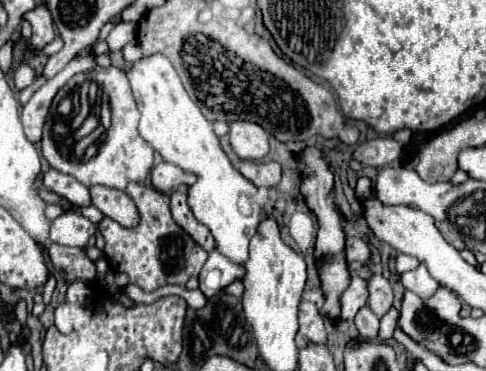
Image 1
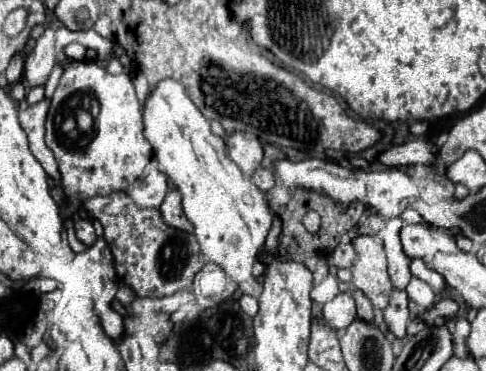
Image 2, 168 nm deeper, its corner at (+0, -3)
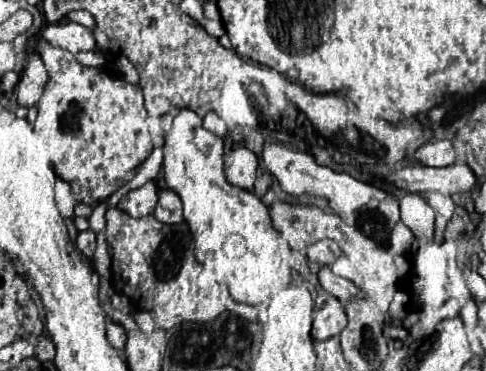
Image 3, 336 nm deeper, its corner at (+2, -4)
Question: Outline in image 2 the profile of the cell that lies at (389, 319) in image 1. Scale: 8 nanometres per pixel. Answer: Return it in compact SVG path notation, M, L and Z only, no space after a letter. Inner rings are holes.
M393 229L393 233L385 233L383 241L385 241L387 261L389 261L391 283L395 285L395 289L403 289L403 287L407 287L407 283L411 279L411 271L409 271L411 259L403 253L403 247L401 247L401 241L399 241L399 233L395 229Z

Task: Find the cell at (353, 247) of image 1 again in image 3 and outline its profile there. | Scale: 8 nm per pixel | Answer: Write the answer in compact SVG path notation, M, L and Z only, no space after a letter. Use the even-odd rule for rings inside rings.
M319 240L307 246L307 258L321 266L331 266L341 254L341 248L333 240Z

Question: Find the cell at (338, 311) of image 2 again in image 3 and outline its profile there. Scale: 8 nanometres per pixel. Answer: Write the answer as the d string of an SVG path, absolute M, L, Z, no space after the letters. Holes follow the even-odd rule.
M335 298L327 300L313 318L313 340L327 340L339 336L339 332L347 326L347 312L343 312L343 304Z

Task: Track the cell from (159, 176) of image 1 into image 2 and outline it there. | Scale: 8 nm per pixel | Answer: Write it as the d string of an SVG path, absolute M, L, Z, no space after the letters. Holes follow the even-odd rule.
M151 169L143 179L127 187L127 195L139 207L159 207L167 193L167 175L159 169Z

